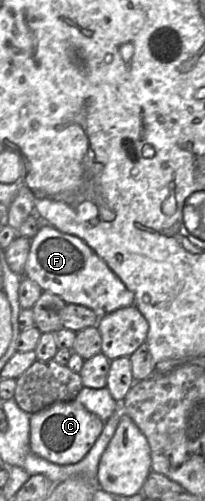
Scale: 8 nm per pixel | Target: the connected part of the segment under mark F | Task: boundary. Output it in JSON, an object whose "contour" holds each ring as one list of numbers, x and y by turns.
{"contour":[[49,224,42,225,31,239,24,276,37,283,43,291,59,296,67,304,86,306,99,317,134,305,133,292,85,241]]}

